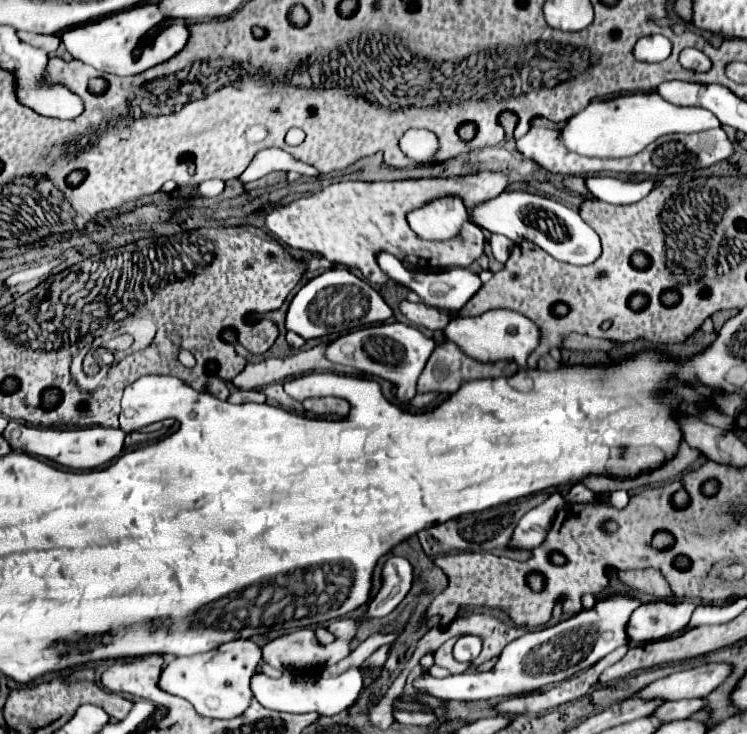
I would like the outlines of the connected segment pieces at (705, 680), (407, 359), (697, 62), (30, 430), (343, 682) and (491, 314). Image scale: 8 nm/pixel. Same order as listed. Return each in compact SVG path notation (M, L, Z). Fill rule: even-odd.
M705 664L683 672L673 672L665 678L659 678L641 692L633 696L643 696L649 700L683 700L683 698L703 698L713 688L717 688L727 674L731 672L729 664Z
M385 322L385 324L361 328L335 338L333 342L327 344L325 358L335 364L351 366L351 368L357 368L359 372L393 382L397 386L397 398L403 404L409 404L417 392L415 382L421 370L425 368L425 362L429 354L433 352L433 348L435 348L433 338L423 336L417 328L409 324L401 324L401 322Z
M685 48L679 56L679 62L683 68L691 68L697 72L707 72L707 56L701 50L695 48Z
M9 420L7 428L3 430L3 438L17 452L25 452L29 456L43 456L66 469L83 471L99 468L111 462L113 458L117 458L123 450L125 432L103 426L93 426L83 430L53 430L53 428L35 428Z
M349 668L345 674L335 678L305 676L303 680L297 680L297 676L269 678L265 674L253 674L253 680L251 680L251 690L253 690L253 696L259 700L259 704L271 710L293 712L293 714L305 714L305 712L317 712L321 716L339 714L357 700L361 688L363 688L363 680L357 668Z
M493 308L483 312L481 316L453 318L443 330L443 336L454 342L466 355L478 361L480 359L489 359L489 362L515 360L519 366L525 366L529 354L539 346L541 330L535 326L533 320L529 320L521 312Z

